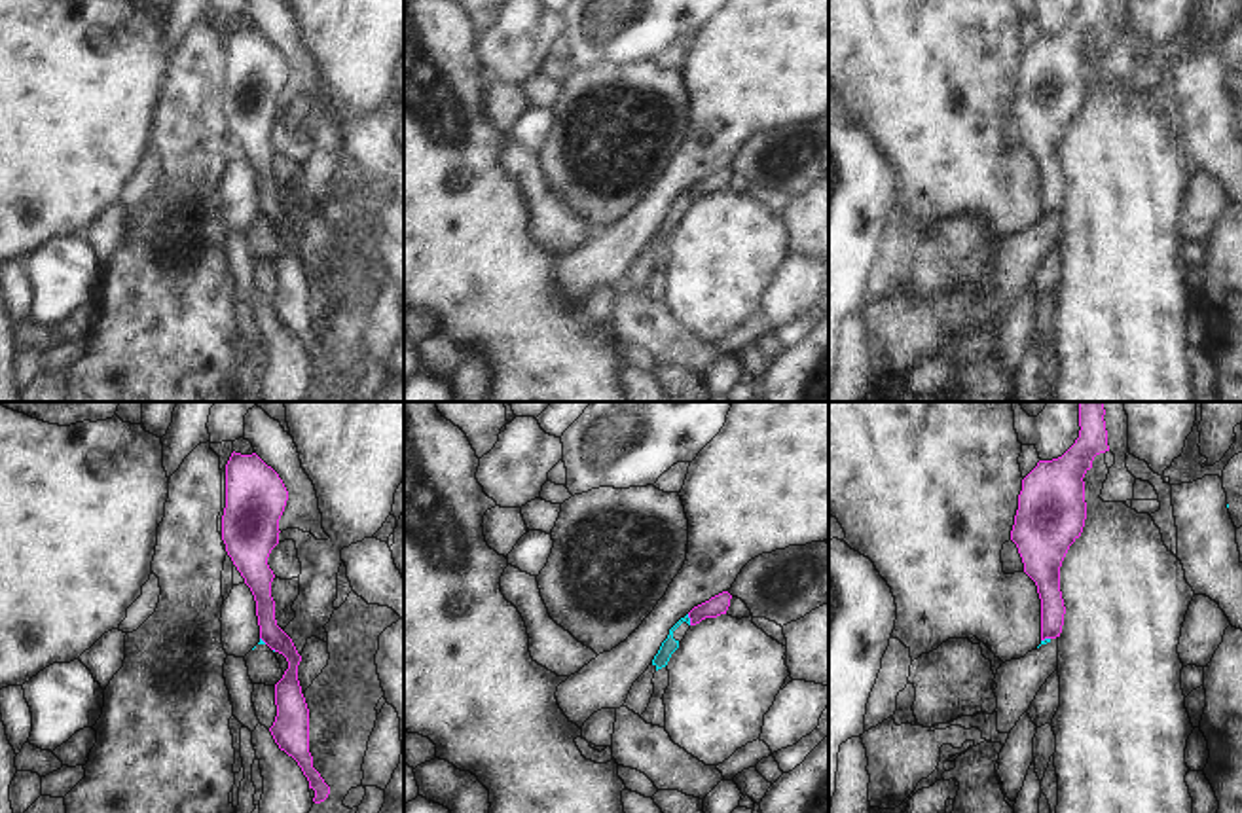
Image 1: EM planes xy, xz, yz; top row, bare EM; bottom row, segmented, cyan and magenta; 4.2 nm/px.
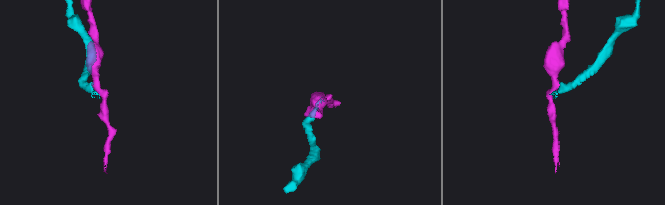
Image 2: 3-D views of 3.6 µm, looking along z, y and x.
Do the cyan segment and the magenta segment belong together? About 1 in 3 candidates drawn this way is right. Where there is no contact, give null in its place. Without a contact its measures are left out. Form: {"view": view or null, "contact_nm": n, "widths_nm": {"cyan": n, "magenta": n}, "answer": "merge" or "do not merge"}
{"view": "xz", "contact_nm": 50, "widths_nm": {"cyan": 70, "magenta": 90}, "answer": "do not merge"}

